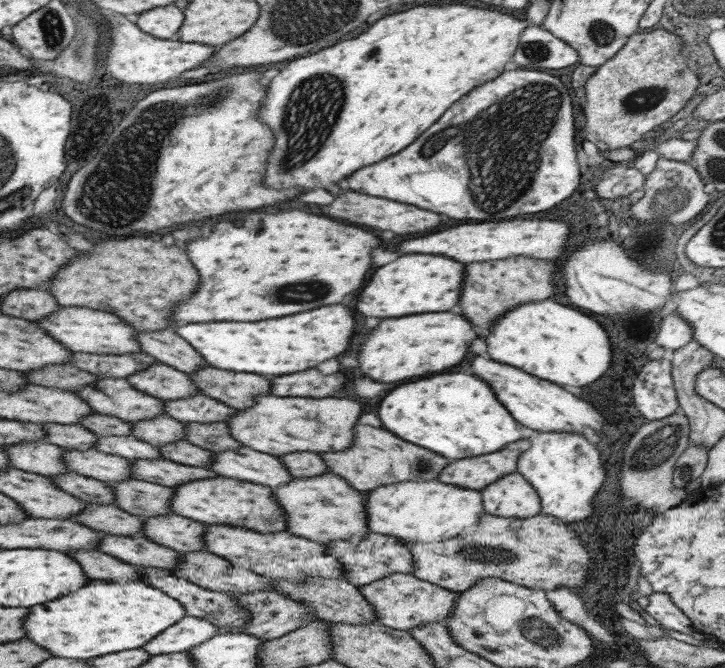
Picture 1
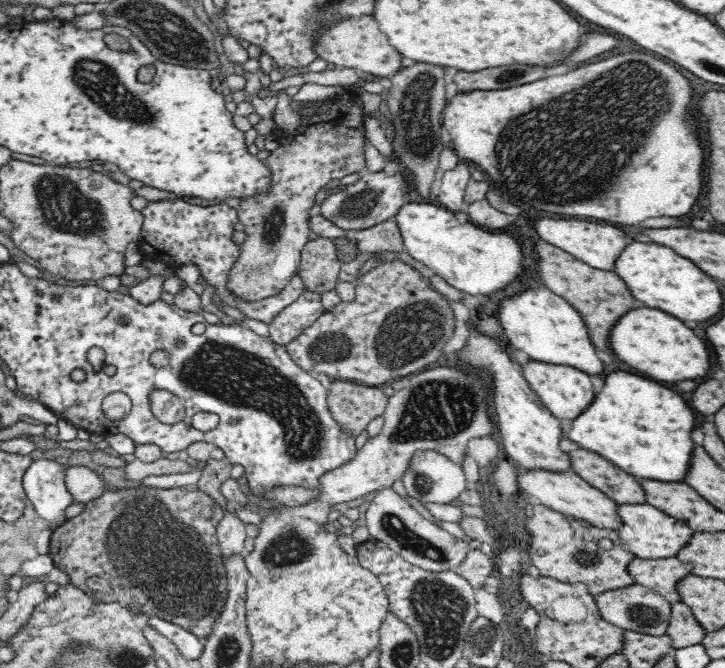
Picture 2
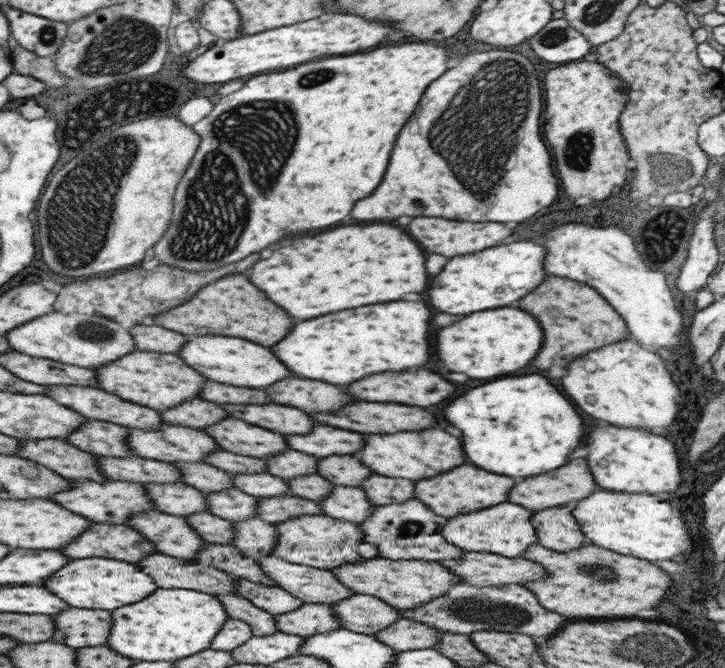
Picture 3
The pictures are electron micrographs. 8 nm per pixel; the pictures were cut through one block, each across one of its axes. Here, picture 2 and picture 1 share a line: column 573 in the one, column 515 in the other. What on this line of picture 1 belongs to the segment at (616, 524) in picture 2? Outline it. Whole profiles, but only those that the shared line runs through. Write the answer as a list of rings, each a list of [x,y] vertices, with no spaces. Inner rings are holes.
[[[516,471],[501,475],[480,491],[483,513],[525,518],[540,512],[540,501],[532,486]]]

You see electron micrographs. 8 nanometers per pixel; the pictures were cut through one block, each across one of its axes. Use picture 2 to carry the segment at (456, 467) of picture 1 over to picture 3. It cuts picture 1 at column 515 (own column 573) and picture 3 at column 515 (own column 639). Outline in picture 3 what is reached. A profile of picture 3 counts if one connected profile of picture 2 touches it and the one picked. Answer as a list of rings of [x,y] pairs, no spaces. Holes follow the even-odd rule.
[[[583,458],[571,460],[551,472],[543,472],[539,476],[527,476],[521,482],[513,484],[507,492],[506,502],[517,504],[527,510],[535,511],[543,510],[549,507],[563,506],[593,493],[597,489],[597,484],[593,480],[593,476],[587,472],[587,464]]]

